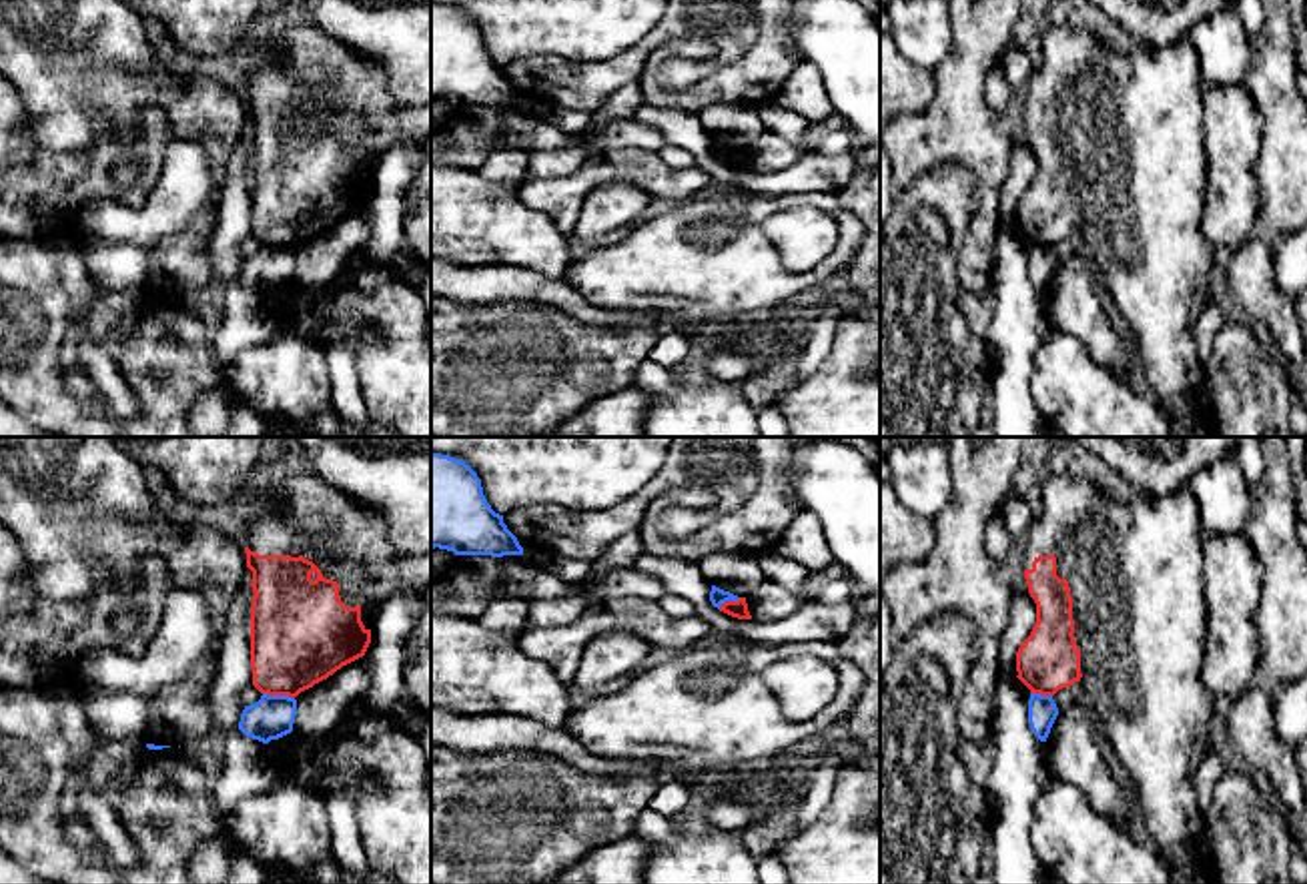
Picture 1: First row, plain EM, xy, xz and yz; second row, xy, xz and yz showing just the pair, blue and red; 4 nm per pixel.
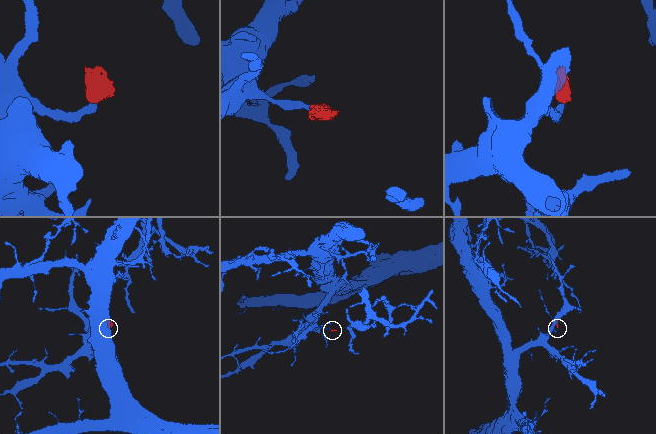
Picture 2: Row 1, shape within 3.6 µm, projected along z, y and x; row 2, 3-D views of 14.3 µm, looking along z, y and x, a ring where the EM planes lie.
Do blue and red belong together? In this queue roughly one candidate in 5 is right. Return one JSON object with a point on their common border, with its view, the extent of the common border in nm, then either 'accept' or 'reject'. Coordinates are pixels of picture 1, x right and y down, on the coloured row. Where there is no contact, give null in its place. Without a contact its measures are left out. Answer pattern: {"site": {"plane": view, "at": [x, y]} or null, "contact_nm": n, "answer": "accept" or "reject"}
{"site": {"plane": "xy", "at": [279, 696]}, "contact_nm": 130, "answer": "reject"}

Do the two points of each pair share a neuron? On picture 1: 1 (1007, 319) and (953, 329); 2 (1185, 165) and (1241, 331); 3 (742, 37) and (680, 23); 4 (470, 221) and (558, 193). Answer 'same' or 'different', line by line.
1: different
2: different
3: same
4: different

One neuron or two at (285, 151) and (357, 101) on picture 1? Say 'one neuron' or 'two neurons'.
one neuron

